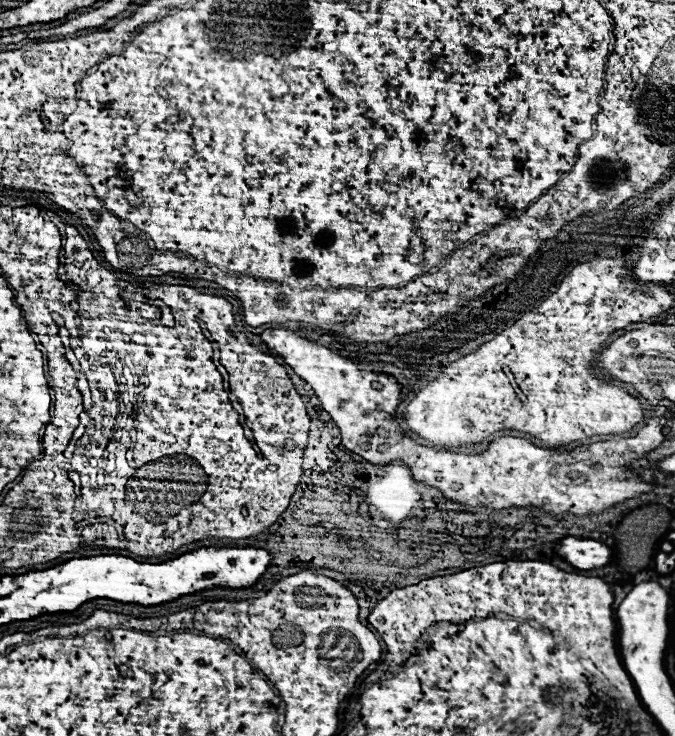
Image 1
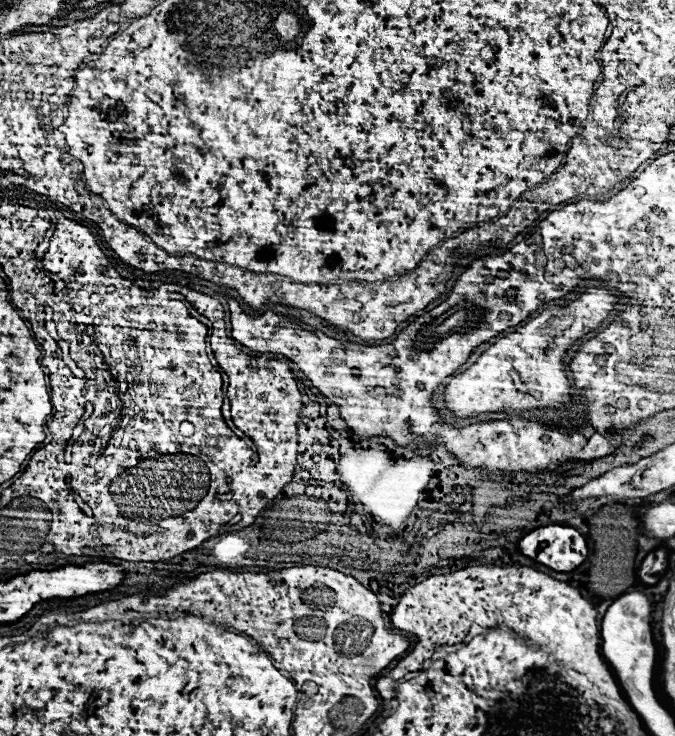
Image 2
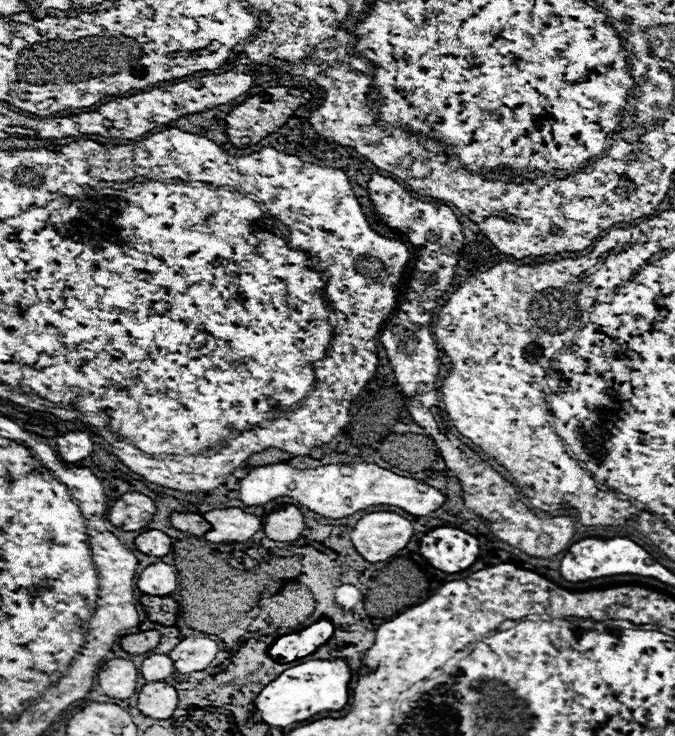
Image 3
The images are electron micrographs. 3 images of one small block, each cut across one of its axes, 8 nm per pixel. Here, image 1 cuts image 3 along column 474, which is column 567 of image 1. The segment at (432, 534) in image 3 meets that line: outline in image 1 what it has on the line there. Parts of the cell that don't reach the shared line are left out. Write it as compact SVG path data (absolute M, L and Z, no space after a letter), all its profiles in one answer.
M572 536L558 542L556 552L574 568L594 570L612 562L612 548L598 540L576 540Z

